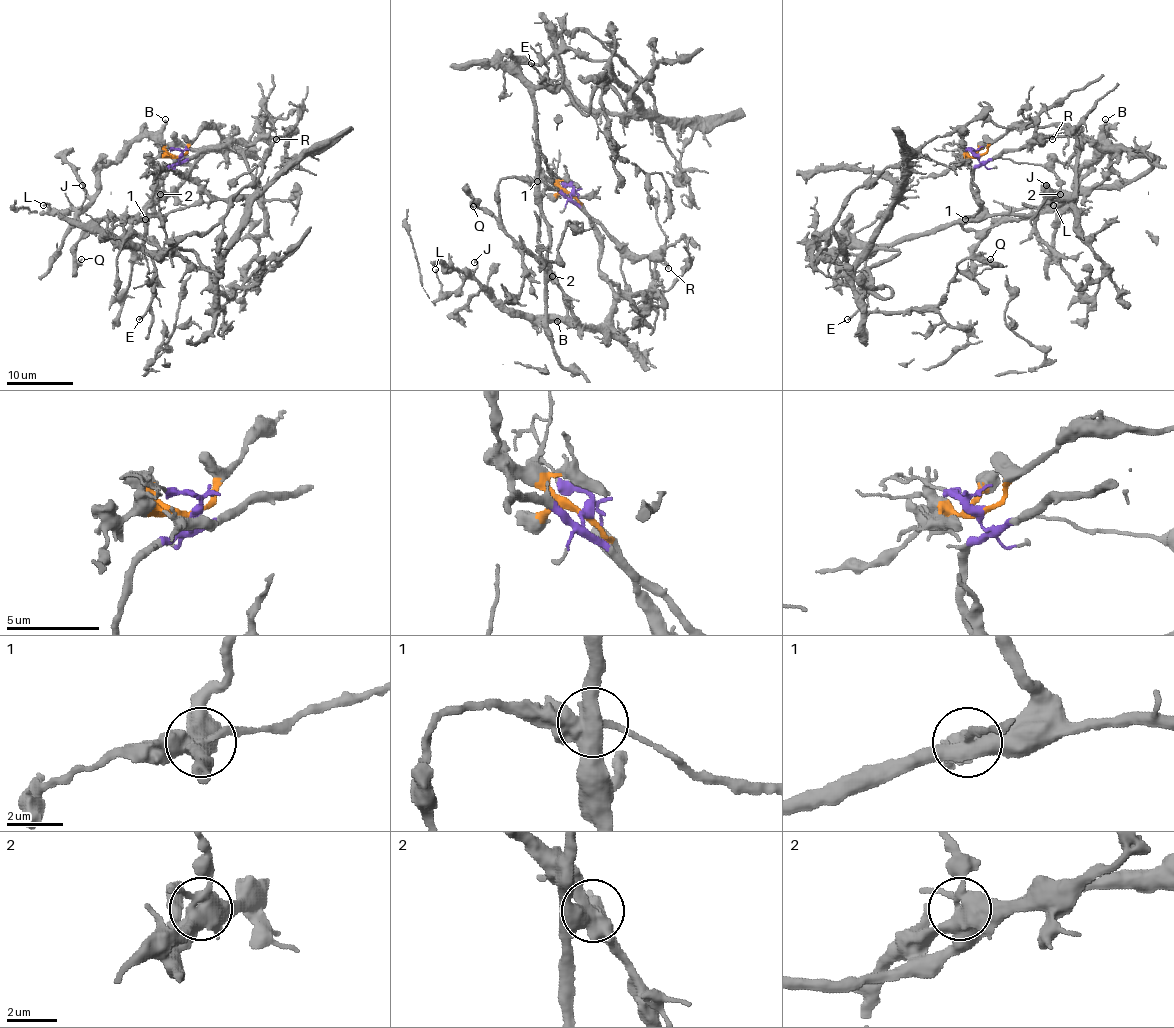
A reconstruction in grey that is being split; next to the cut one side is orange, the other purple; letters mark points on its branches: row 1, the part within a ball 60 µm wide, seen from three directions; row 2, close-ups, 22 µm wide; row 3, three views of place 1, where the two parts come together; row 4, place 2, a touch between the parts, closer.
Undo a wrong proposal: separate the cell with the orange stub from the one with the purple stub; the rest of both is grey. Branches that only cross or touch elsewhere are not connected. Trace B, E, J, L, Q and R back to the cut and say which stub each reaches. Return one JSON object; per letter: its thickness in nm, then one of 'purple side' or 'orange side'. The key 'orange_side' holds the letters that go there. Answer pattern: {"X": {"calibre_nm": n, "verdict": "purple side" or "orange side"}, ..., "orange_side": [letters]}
{"B": {"calibre_nm": 240, "verdict": "orange side"}, "E": {"calibre_nm": 220, "verdict": "purple side"}, "J": {"calibre_nm": 150, "verdict": "orange side"}, "L": {"calibre_nm": 140, "verdict": "orange side"}, "Q": {"calibre_nm": 150, "verdict": "orange side"}, "R": {"calibre_nm": 170, "verdict": "purple side"}, "orange_side": ["B", "J", "L", "Q"]}

